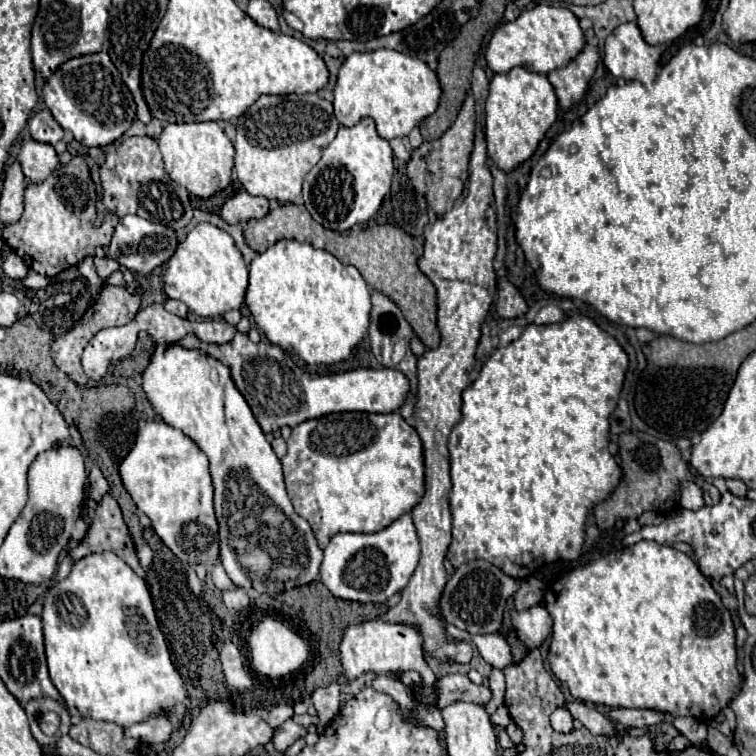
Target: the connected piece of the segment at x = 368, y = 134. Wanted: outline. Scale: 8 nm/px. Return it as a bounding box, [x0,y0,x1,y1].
[304,119,392,231]

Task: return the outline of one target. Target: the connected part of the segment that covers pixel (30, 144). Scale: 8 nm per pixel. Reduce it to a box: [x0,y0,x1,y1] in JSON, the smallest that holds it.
[18,139,58,183]

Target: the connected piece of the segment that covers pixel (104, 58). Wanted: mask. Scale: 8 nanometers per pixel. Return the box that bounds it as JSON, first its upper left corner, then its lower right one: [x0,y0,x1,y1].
[44,53,136,147]

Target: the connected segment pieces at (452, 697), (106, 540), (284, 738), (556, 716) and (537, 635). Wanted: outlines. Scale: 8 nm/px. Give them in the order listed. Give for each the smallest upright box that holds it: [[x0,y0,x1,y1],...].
[[436,673,492,709],[70,493,144,577],[272,719,306,753],[550,707,572,733],[512,605,552,651]]

